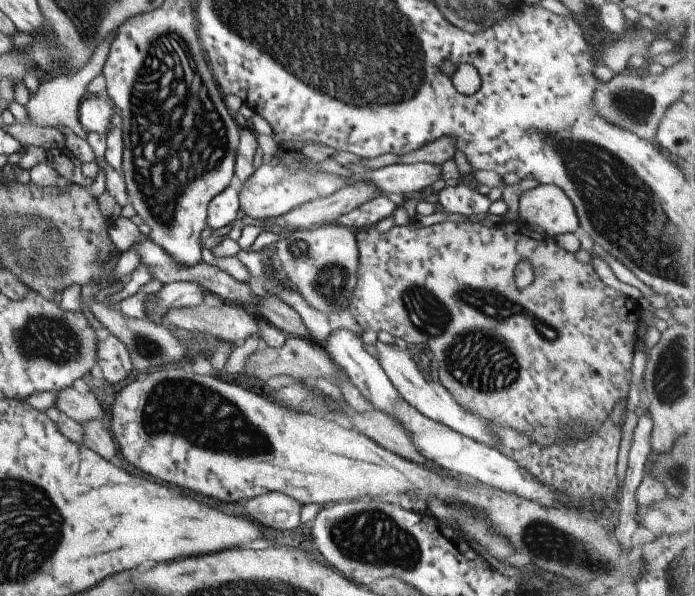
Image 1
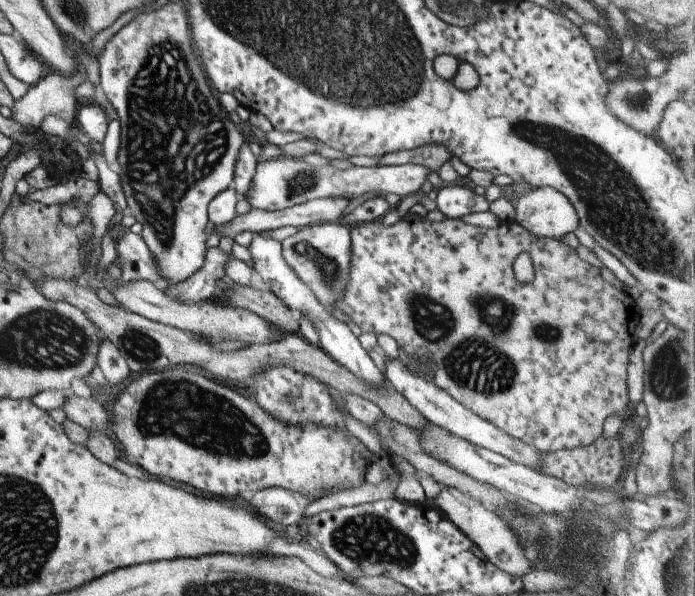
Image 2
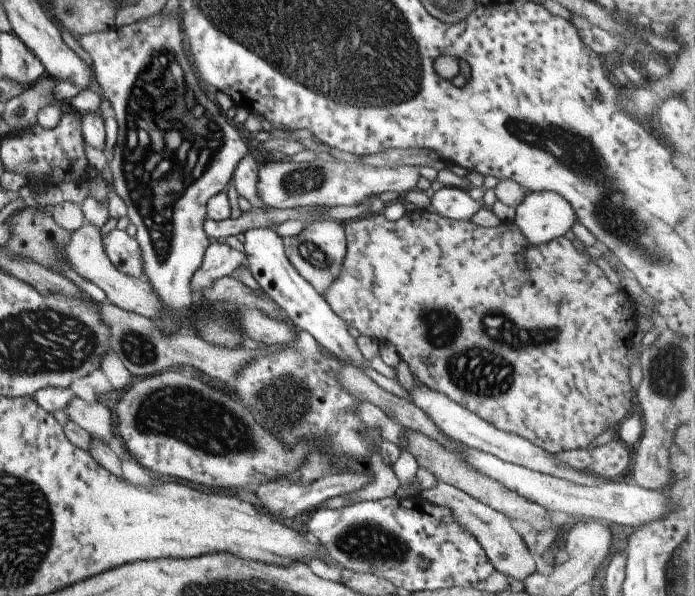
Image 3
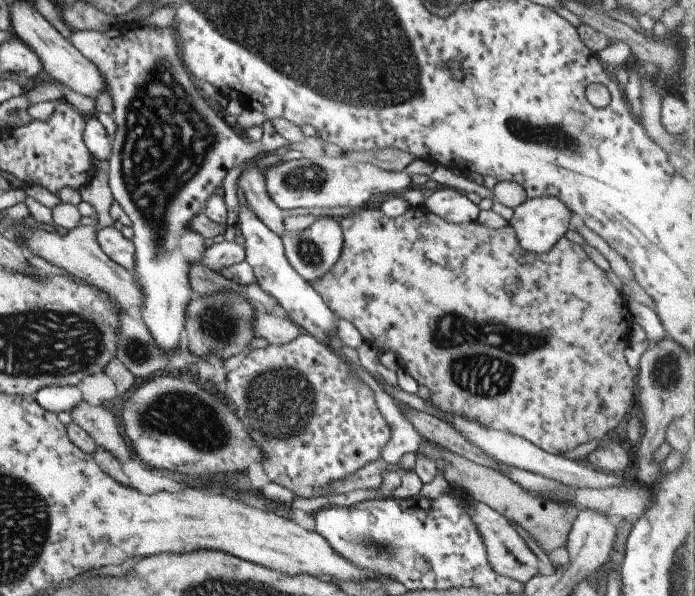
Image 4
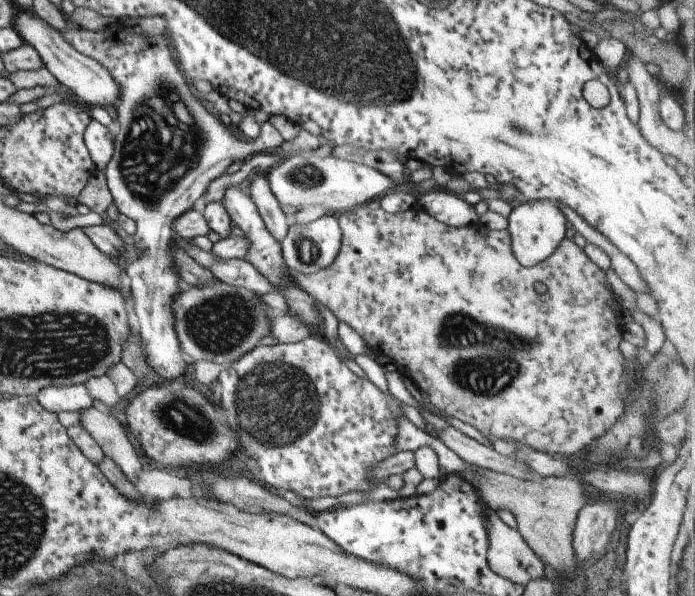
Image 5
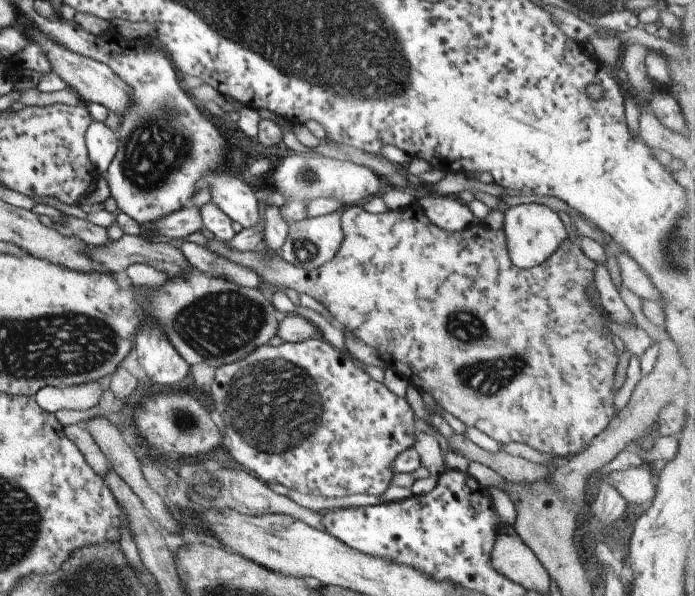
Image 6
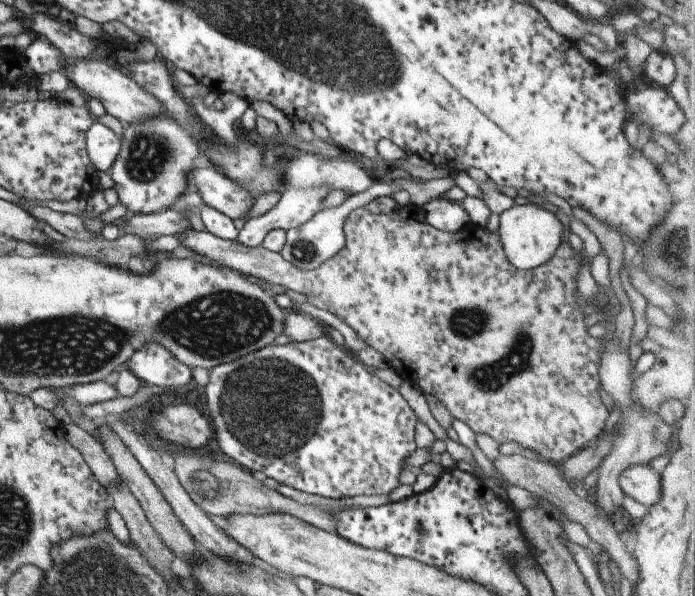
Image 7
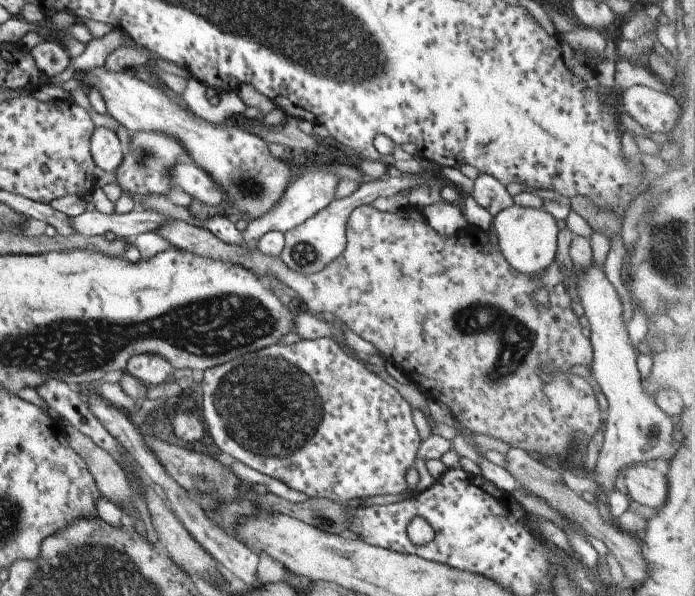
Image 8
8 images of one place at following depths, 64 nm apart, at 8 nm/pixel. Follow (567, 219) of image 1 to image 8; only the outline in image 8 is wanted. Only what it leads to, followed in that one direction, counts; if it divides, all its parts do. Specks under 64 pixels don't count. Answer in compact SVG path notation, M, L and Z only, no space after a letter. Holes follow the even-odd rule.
M514 205L501 210L492 222L498 246L508 264L520 274L542 274L556 256L561 224L546 210Z

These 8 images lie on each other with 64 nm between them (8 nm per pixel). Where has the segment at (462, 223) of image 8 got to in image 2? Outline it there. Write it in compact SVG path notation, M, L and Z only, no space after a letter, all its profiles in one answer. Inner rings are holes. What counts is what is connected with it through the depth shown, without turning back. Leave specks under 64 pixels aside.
M444 186L437 192L436 206L448 219L460 219L473 212L487 212L490 203L464 186Z

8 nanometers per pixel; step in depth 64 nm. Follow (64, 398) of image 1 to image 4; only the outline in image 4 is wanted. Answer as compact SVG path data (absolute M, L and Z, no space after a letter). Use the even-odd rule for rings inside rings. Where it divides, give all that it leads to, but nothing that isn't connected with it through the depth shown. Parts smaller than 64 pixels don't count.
M84 401L70 413L74 422L90 434L90 437L96 442L96 445L110 452L121 464L130 461L132 458L136 458L136 454L134 454L134 450L132 450L128 440L120 432L118 418L114 413L109 412L103 406L92 407Z

